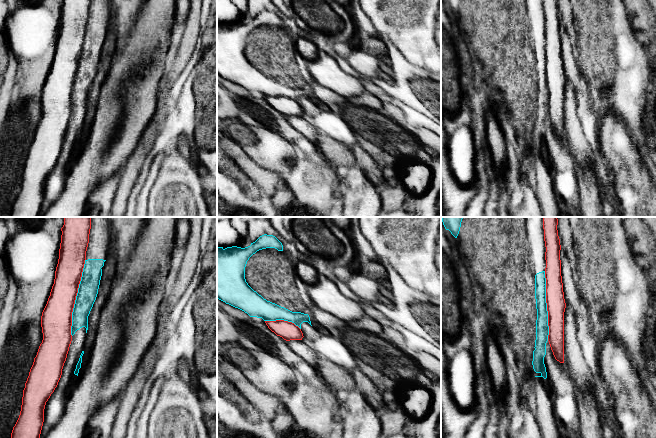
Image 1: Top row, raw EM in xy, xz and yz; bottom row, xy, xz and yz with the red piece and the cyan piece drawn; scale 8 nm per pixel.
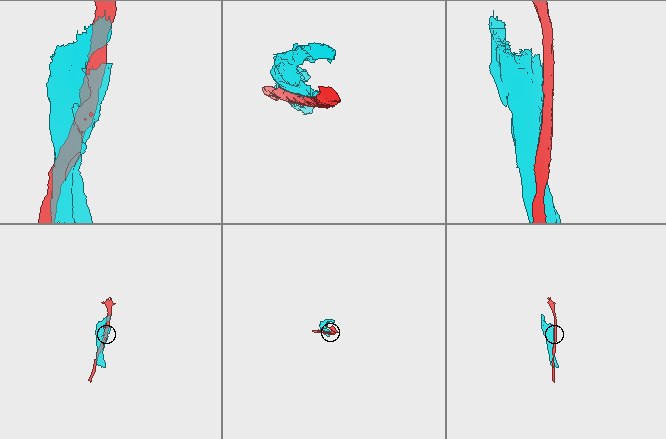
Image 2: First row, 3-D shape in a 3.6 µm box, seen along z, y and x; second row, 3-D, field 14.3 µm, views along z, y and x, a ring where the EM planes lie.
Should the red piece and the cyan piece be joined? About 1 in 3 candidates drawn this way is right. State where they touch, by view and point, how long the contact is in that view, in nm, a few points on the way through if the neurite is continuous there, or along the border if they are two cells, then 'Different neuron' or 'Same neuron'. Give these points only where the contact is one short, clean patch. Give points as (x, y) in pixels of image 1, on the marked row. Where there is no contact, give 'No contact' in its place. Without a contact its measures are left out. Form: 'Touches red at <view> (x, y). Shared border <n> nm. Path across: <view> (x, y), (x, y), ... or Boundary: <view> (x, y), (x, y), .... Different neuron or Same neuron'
Touches red at xy (75, 297). Shared border 650 nm. Different neuron

